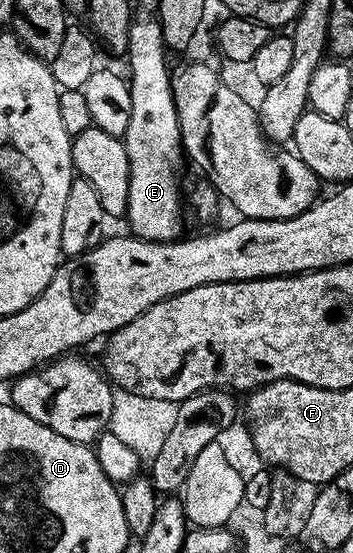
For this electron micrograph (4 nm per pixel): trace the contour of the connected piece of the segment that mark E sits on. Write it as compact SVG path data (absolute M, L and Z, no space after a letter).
M141 16L129 25L129 35L127 36L127 48L125 54L129 58L129 74L127 73L127 81L129 83L129 91L131 92L131 121L127 123L127 132L124 136L124 144L127 148L127 164L131 168L131 184L127 188L127 208L124 217L129 218L129 226L134 235L148 242L175 242L182 237L181 231L181 202L183 206L183 190L181 194L181 165L186 165L187 155L181 145L181 125L179 124L179 116L175 108L175 100L173 99L173 88L171 85L171 66L165 63L165 54L167 55L167 47L163 40L163 28L160 21L153 16Z

